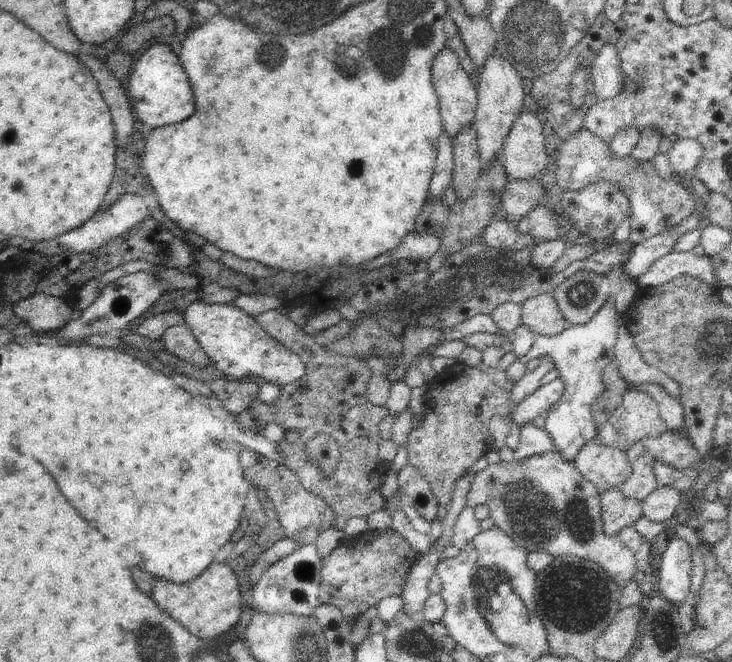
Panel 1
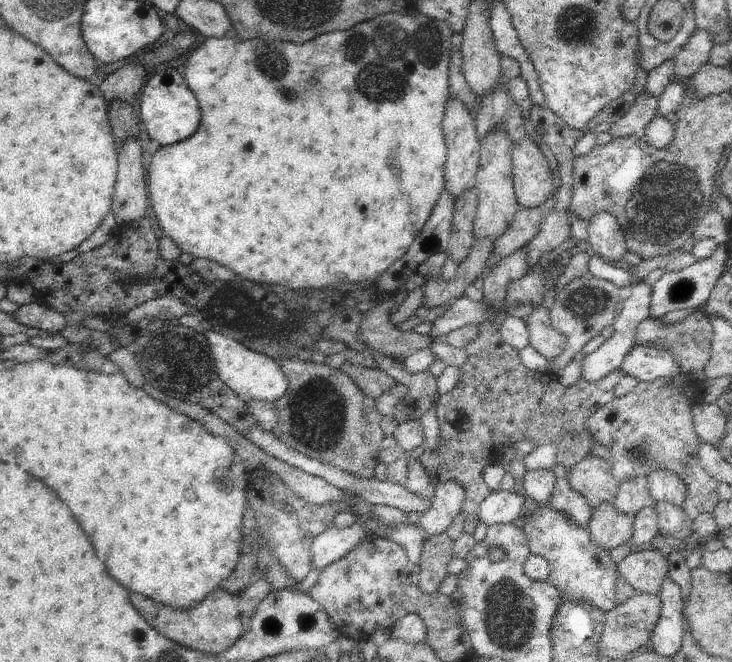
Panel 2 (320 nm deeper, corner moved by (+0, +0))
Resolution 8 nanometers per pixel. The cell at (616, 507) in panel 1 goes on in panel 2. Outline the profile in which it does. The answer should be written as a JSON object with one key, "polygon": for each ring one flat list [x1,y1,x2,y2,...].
{"polygon":[[610,501,593,510,587,530,592,543,602,550,612,551,623,544,631,543,635,516,618,512]]}

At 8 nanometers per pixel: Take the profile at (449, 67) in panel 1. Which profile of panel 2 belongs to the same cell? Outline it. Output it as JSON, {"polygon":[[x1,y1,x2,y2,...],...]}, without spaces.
{"polygon":[[448,98,443,119,443,136,447,147,447,160,445,163,446,190,452,194,452,198,460,198,464,192,477,186,476,176,480,164,481,143,476,136,476,122,472,119,470,111,466,110,464,102,458,98]]}

